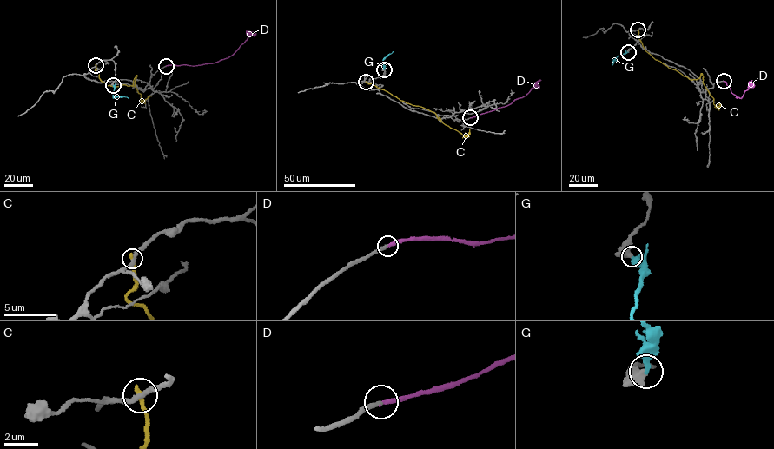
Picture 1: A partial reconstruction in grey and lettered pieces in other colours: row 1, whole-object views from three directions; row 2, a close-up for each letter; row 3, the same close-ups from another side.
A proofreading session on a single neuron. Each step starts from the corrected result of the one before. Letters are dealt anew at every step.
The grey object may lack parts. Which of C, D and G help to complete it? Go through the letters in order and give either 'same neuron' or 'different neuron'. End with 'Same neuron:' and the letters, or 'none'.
C: different neuron
D: same neuron
G: different neuron
Same neuron: D

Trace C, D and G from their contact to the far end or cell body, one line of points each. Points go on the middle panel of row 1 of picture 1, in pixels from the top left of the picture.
C: (366, 82), (400, 100), (431, 110), (443, 122), (463, 135), (467, 136), (469, 129)
D: (470, 117), (510, 104), (527, 94), (540, 80)
G: (384, 69), (382, 61), (393, 51)

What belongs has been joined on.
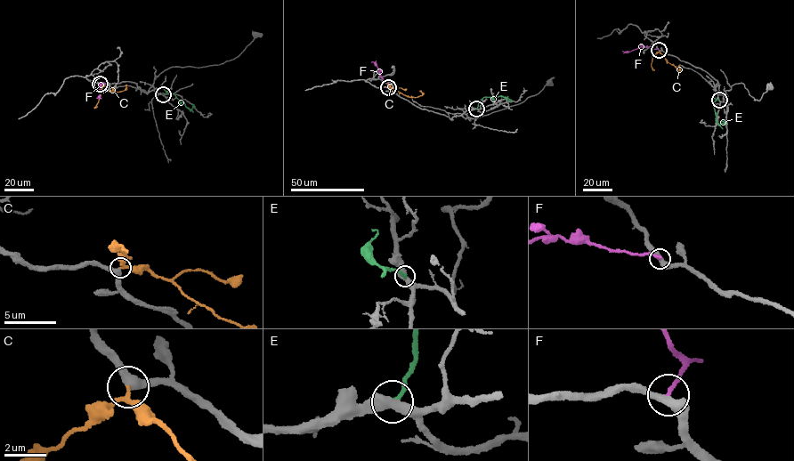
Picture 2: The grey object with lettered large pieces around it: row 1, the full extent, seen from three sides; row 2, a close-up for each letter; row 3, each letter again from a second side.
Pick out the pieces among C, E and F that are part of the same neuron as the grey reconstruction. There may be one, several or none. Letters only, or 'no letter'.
C

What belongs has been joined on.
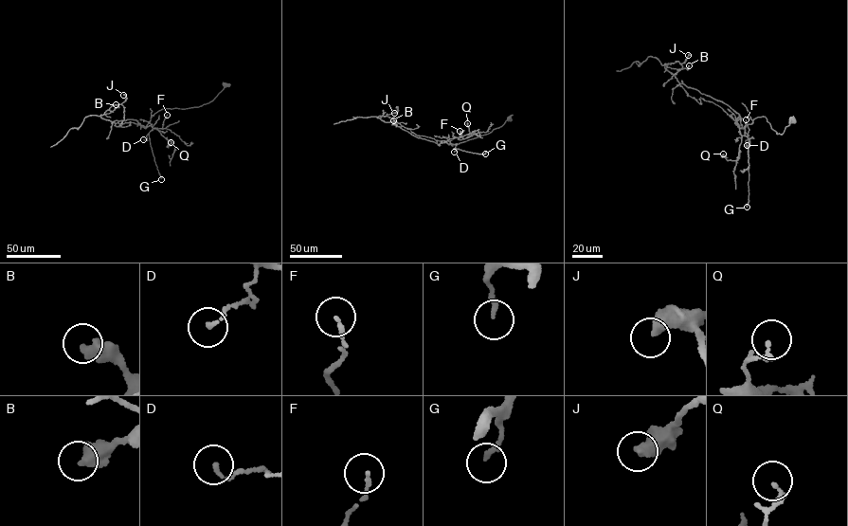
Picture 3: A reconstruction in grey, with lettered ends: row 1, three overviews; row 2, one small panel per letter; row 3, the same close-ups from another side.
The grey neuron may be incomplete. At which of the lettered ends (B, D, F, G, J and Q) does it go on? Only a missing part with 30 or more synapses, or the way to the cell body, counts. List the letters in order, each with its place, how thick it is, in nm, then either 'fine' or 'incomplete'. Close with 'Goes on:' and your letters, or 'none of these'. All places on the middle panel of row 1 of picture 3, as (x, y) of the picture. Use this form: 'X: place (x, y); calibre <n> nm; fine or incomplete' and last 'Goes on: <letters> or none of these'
B: place (393, 120); calibre 480 nm; fine
D: place (454, 152); calibre 150 nm; fine
F: place (460, 131); calibre 100 nm; fine
G: place (485, 154); calibre 170 nm; fine
J: place (394, 113); calibre 400 nm; fine
Q: place (467, 123); calibre 170 nm; fine
Goes on: none of these

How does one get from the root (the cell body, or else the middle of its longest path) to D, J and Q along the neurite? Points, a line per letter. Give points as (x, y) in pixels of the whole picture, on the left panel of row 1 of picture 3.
D: (225, 84), (208, 102), (184, 109), (162, 109), (155, 113), (149, 122), (153, 129), (143, 139)
J: (225, 84), (208, 102), (158, 111), (145, 128), (135, 119), (111, 121), (100, 117), (124, 101), (123, 95)
Q: (225, 84), (208, 102), (162, 109), (153, 115), (145, 128), (156, 129), (168, 141), (167, 147), (171, 142)

